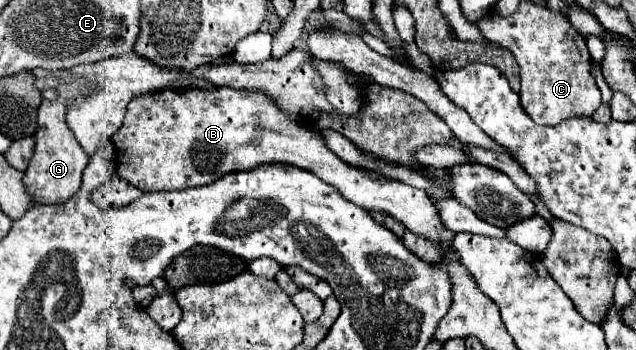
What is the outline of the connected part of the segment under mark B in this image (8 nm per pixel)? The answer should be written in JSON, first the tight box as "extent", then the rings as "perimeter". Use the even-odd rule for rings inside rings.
{"extent":[113,86,453,250],"perimeter":[[[225,86],[213,90],[189,88],[183,92],[163,90],[159,94],[135,96],[127,104],[123,126],[113,134],[117,172],[141,192],[157,192],[205,186],[229,172],[249,170],[265,162],[293,164],[335,186],[353,204],[365,210],[391,214],[403,222],[407,230],[417,234],[441,238],[447,250],[453,232],[441,226],[437,208],[423,190],[381,178],[381,174],[369,170],[345,166],[345,162],[341,162],[321,138],[313,136],[303,122],[303,116],[277,110],[277,106],[261,94],[237,92]]]}

